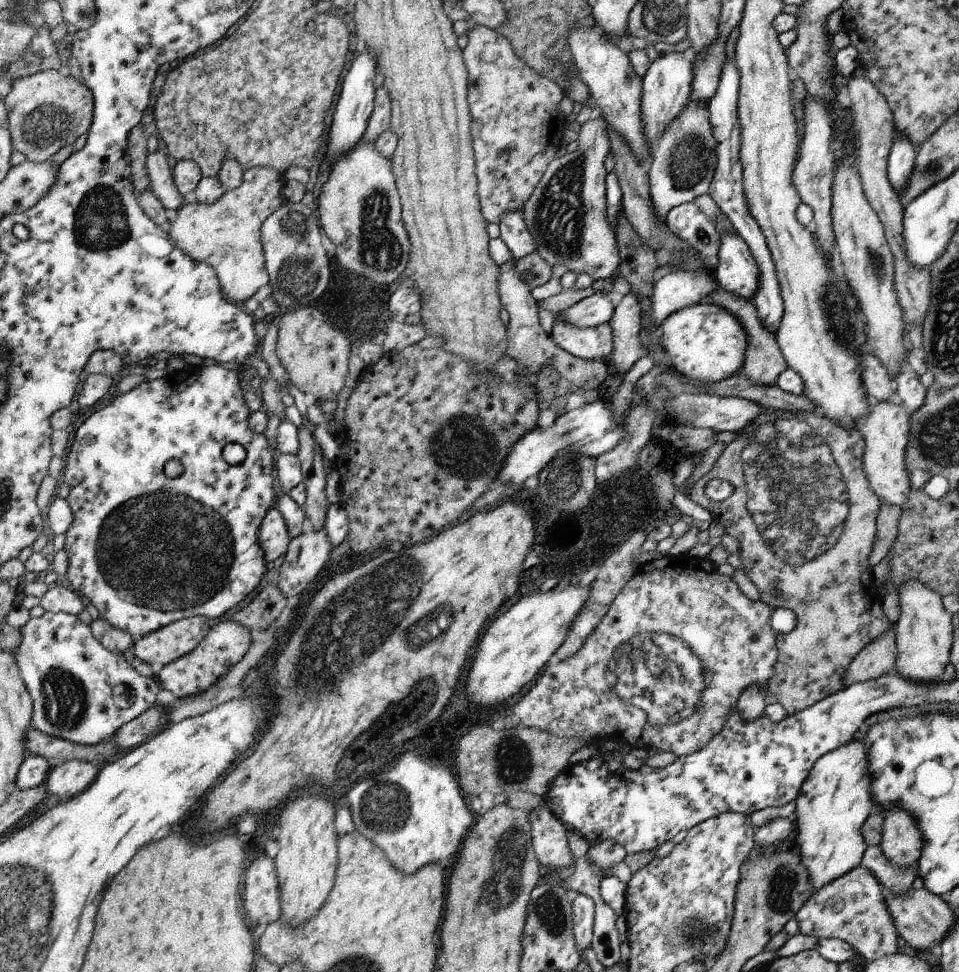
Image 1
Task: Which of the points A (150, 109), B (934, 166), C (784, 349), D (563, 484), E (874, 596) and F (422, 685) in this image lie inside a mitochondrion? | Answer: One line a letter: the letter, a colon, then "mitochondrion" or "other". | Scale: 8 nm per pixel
A: other
B: mitochondrion
C: other
D: mitochondrion
E: other
F: mitochondrion

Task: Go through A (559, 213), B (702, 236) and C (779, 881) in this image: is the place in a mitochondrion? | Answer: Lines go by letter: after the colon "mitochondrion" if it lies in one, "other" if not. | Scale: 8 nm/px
A: mitochondrion
B: other
C: mitochondrion

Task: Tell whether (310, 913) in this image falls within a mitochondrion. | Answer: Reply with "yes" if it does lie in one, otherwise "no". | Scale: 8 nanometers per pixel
no

